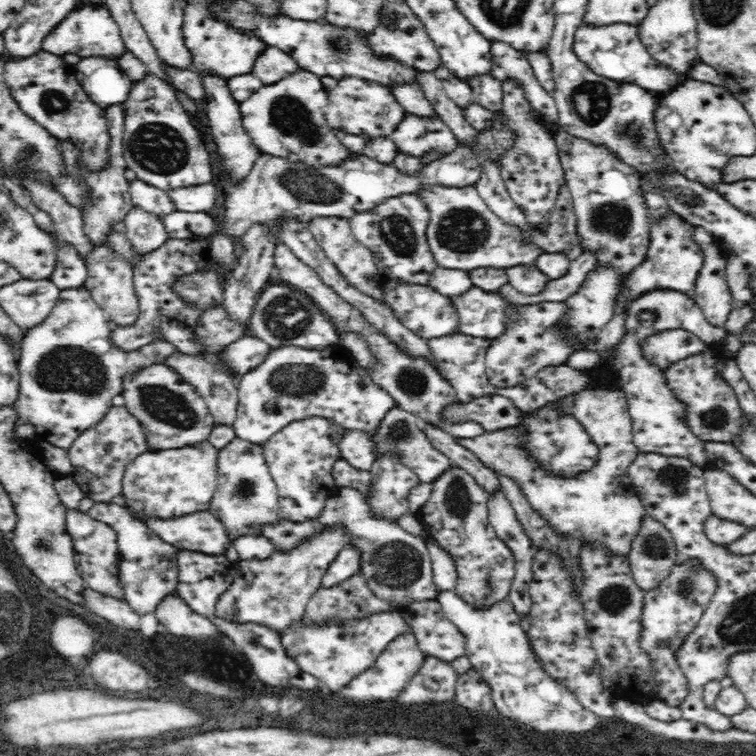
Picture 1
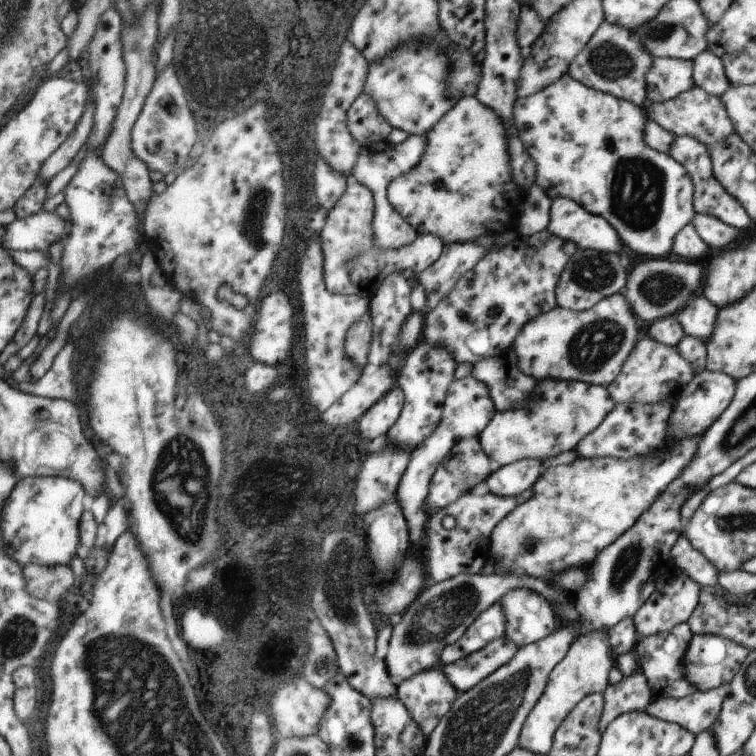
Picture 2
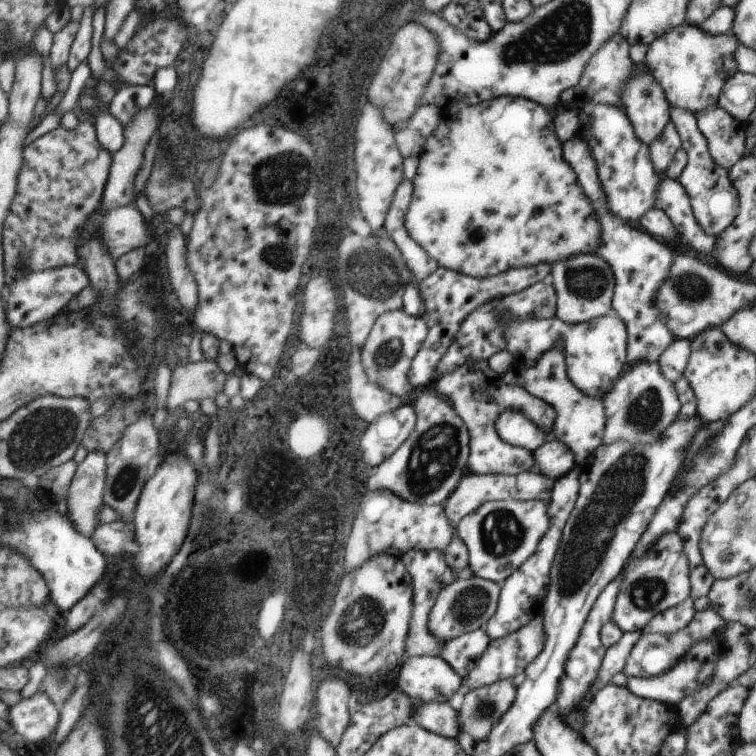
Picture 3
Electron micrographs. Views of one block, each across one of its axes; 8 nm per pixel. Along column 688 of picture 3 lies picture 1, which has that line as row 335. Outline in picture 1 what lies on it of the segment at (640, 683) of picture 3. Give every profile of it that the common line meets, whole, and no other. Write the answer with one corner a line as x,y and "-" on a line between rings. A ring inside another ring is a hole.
676,328
648,336
644,342
640,342
640,348
650,364
656,364
662,370
666,370
672,364
686,360
688,356
696,356
704,352
706,348
710,348
710,344
706,344
704,340
700,340
696,334
688,330

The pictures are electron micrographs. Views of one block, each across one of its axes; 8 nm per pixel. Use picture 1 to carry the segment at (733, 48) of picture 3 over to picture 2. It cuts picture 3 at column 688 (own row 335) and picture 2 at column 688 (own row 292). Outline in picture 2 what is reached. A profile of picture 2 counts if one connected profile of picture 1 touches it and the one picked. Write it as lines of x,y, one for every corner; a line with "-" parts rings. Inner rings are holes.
655,58
647,72
647,102
669,102
695,86
693,60

